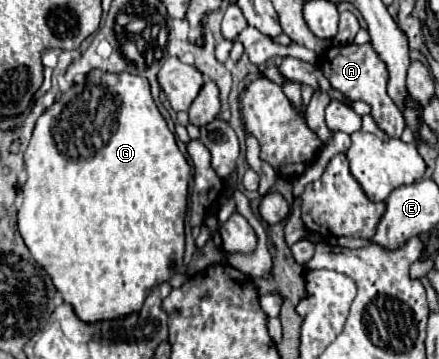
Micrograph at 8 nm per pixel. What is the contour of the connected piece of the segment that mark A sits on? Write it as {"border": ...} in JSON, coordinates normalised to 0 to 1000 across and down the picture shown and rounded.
{"border":[[[845,120],[831,125],[763,125],[740,142],[736,164],[727,153],[722,181],[740,198],[740,214],[754,226],[763,248],[772,248],[786,270],[795,276],[822,276],[845,292],[845,320],[863,359],[872,359],[886,382],[913,382],[923,359],[923,320],[918,309],[900,292],[900,281],[882,259],[882,231],[886,231],[886,198],[877,175],[868,175],[868,159],[850,142]]]}

